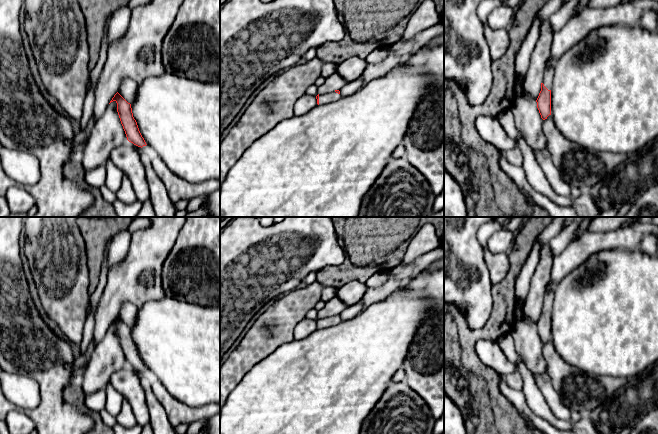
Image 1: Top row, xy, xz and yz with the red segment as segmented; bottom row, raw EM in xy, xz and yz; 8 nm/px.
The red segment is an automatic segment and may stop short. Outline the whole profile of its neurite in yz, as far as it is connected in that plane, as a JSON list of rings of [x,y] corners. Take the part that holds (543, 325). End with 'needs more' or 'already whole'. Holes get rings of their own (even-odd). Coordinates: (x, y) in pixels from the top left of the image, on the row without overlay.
[[[554,289],[546,290],[544,294],[544,302],[541,306],[541,315],[536,324],[537,332],[543,344],[551,339],[551,310],[554,298]]]; needs more

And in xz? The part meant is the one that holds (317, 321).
[[[330,314],[328,317],[326,318],[322,318],[322,319],[317,319],[316,323],[317,323],[317,328],[318,329],[323,329],[323,328],[329,328],[331,326],[337,325],[341,322],[341,318],[339,314]]]; needs more

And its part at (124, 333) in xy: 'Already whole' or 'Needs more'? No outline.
Already whole

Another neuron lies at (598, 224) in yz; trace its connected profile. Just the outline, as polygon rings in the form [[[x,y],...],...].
[[[593,217],[588,231],[608,232],[623,226],[631,217]]]

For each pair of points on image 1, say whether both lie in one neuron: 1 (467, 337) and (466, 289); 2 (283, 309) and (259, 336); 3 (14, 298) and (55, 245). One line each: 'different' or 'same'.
1: different
2: same
3: different

